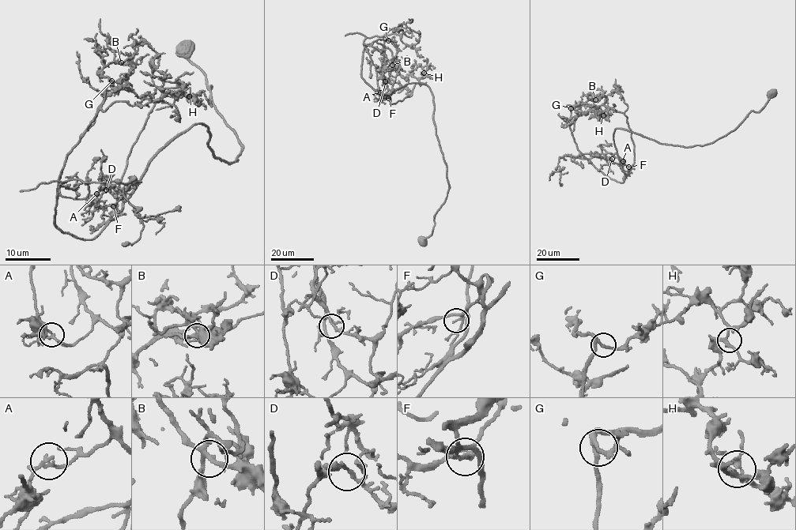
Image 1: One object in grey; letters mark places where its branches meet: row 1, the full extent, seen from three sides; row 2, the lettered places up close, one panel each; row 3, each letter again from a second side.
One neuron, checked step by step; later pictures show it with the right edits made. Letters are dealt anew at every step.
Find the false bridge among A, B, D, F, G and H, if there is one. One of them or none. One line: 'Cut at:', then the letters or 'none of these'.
Cut at: A

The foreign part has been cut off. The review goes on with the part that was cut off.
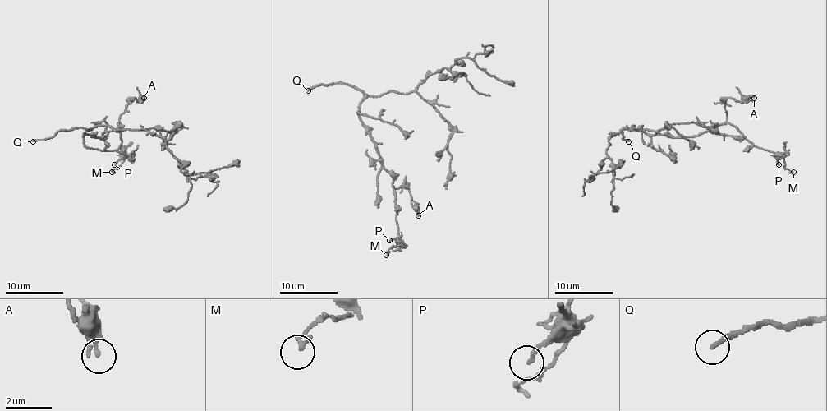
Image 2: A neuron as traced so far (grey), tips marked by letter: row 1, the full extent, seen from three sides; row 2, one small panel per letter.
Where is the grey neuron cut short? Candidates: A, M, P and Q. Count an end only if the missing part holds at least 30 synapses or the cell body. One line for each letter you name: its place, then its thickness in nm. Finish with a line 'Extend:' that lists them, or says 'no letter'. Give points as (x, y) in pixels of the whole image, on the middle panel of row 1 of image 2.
Q: (308, 90) | 200 nm
Extend: Q

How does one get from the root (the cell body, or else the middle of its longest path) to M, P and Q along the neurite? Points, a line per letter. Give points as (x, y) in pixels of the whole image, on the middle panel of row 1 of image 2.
M: (365, 99), (360, 104), (359, 117), (374, 143), (393, 185), (399, 245), (392, 246), (386, 255)
P: (365, 99), (360, 104), (359, 117), (374, 143), (380, 162), (391, 175), (393, 185), (397, 236), (389, 240)
Q: (365, 99), (360, 90), (342, 83), (318, 85), (308, 90)

